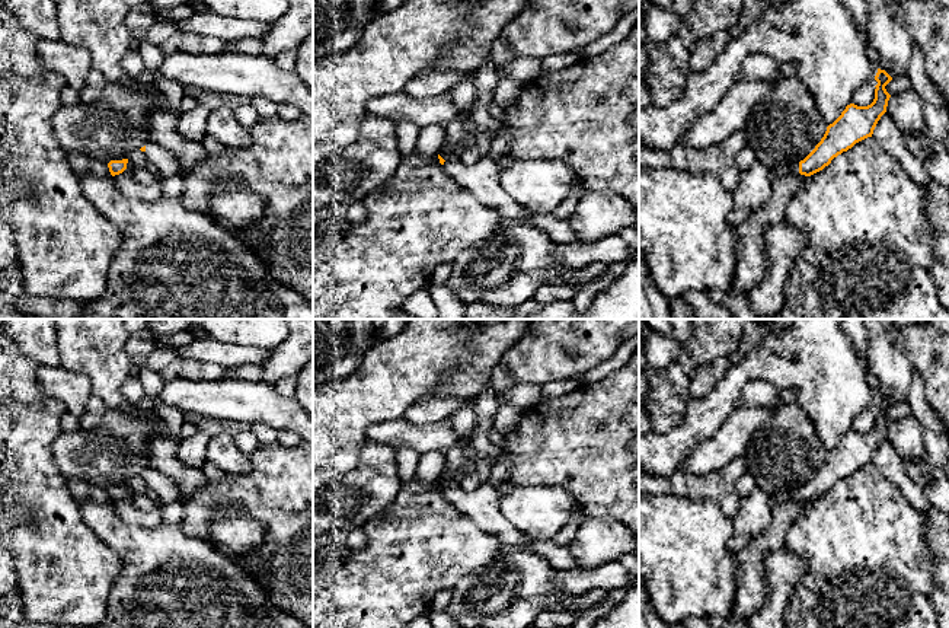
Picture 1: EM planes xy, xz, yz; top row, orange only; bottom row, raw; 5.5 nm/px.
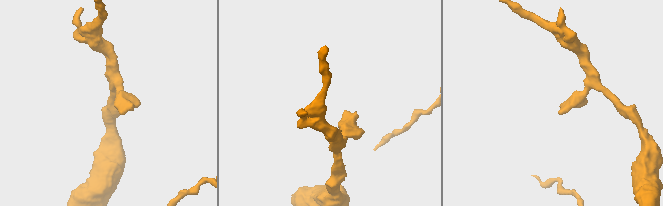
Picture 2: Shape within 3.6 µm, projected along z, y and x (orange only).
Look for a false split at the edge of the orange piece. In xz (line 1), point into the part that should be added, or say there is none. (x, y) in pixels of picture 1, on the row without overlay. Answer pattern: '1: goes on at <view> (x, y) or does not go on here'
1: does not go on here

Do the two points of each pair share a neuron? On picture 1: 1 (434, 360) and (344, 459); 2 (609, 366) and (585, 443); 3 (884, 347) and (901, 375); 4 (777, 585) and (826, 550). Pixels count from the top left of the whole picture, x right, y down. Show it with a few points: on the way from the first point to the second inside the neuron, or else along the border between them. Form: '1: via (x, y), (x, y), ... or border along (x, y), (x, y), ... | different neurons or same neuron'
1: via (406, 373), (348, 432) | same neuron
2: border along (623, 364), (603, 378), (584, 385) | different neurons
3: via (884, 354), (894, 367) | same neuron
4: border along (785, 545), (807, 561), (807, 571), (792, 593) | different neurons

